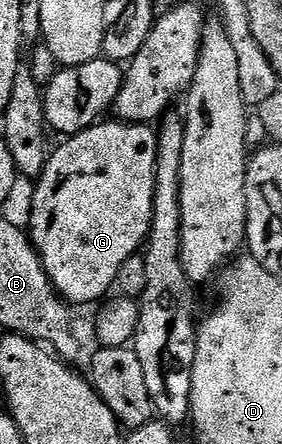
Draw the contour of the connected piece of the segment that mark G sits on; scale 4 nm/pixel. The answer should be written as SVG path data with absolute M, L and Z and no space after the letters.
M99 120L97 123L88 126L84 131L67 136L63 140L66 142L55 153L53 150L47 156L46 165L42 168L41 175L36 178L34 198L31 203L31 221L28 228L30 241L42 261L43 269L47 273L47 279L53 285L57 296L73 303L75 306L101 302L114 289L116 271L120 271L120 266L124 264L124 259L135 256L145 246L146 239L150 235L150 224L152 223L152 199L154 198L156 151L158 150L157 132L149 124L132 125L129 121L106 120Z

